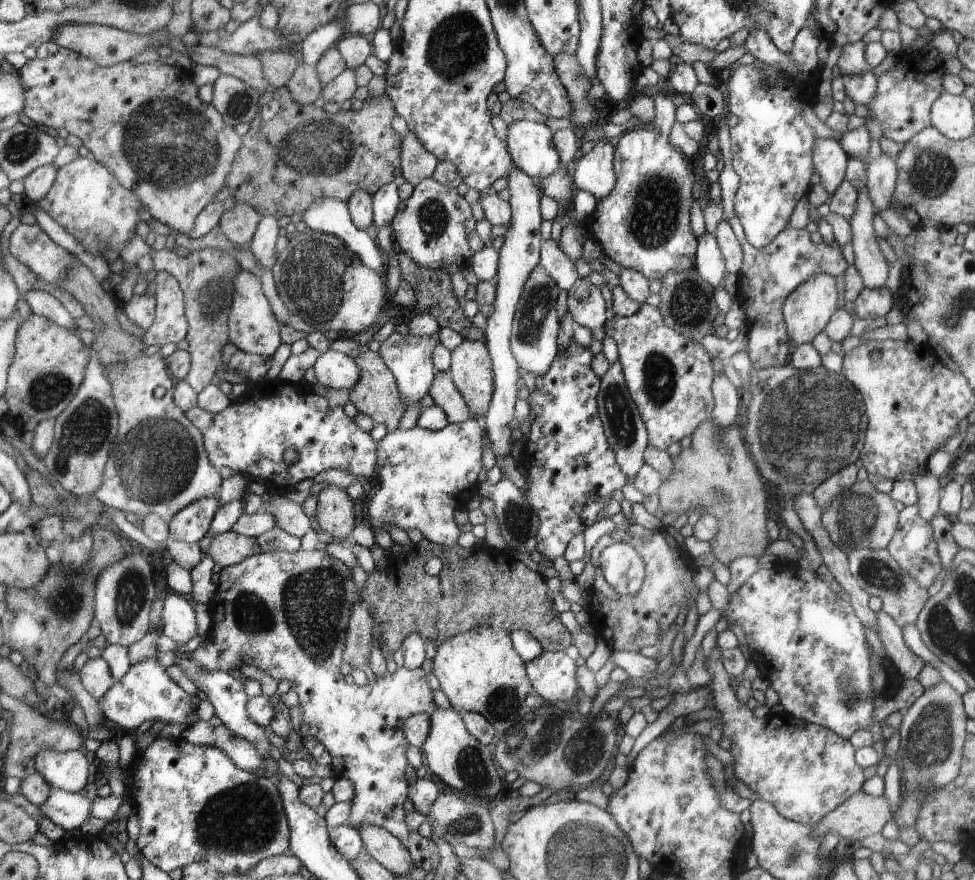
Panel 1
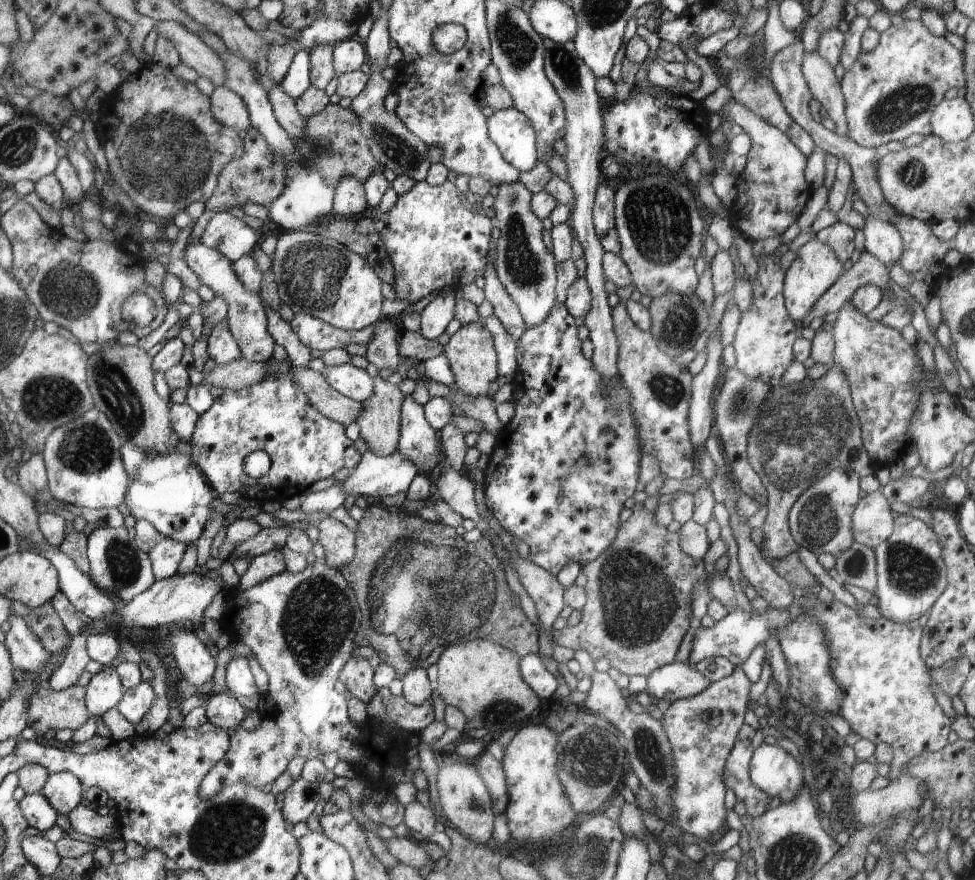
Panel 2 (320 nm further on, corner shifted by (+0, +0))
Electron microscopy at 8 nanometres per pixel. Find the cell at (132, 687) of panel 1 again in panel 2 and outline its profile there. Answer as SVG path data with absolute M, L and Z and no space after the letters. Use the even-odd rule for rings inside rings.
M142 681L136 688L125 691L116 708L128 722L137 725L146 718L146 714L155 704L155 698L156 694L153 686L149 682Z

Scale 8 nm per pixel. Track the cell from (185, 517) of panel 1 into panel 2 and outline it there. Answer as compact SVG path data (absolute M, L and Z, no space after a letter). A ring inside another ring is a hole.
M163 537L154 545L149 553L156 578L165 579L175 576L186 546L184 543L168 537Z

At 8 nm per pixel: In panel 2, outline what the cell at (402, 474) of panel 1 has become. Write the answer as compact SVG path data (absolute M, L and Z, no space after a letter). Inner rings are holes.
M408 395L402 404L402 436L397 451L414 461L422 474L428 474L439 464L438 451L443 452L442 442L427 421L423 406L412 395Z

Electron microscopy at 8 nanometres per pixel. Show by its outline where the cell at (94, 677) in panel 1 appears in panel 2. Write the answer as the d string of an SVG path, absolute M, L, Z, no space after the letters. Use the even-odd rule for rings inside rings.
M116 669L96 674L87 686L87 710L91 716L101 717L110 708L116 708L125 691Z

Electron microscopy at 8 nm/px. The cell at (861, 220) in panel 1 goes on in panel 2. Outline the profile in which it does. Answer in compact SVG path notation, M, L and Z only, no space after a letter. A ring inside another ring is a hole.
M813 50L803 56L801 69L814 100L818 100L828 112L829 118L836 124L836 133L845 136L845 98L833 66L817 50Z

